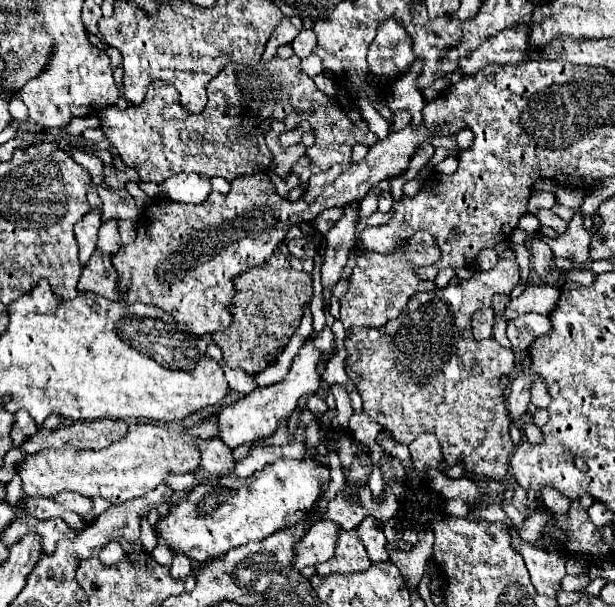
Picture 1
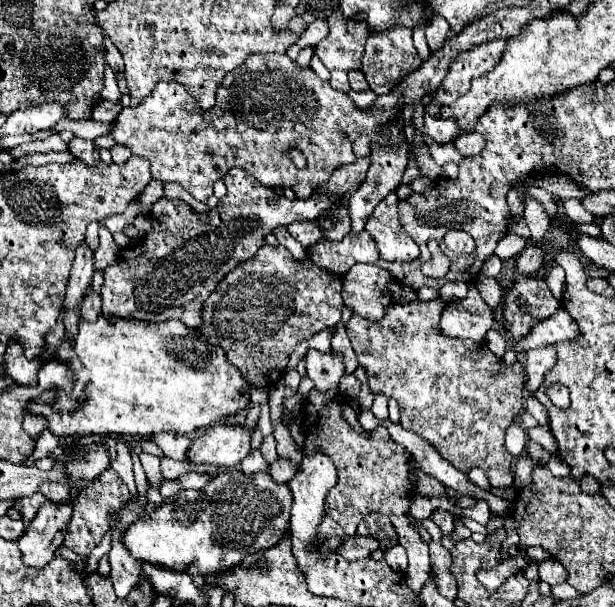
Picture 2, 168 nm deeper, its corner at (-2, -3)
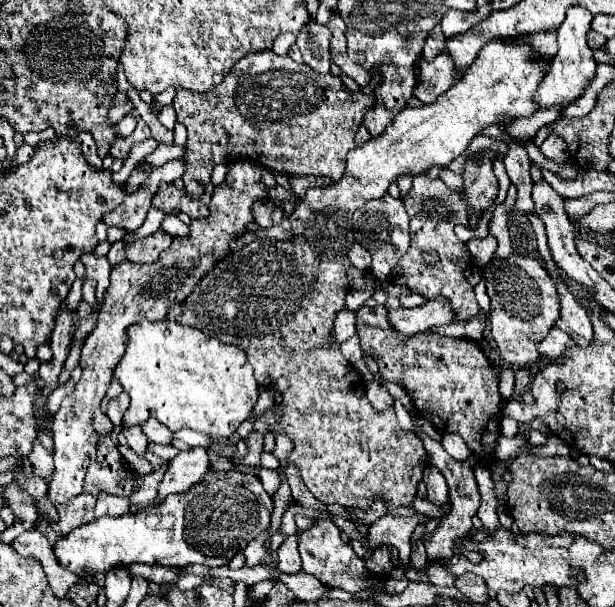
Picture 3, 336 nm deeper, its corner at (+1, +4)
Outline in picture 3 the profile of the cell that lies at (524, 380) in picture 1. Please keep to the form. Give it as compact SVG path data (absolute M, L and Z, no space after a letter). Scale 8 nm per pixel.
M553 327L549 335L537 343L537 351L541 353L541 359L557 359L563 355L563 349L569 345L575 345L573 339L565 331Z

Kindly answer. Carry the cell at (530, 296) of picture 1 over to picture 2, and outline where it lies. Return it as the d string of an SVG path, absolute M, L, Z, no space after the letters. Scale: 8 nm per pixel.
M518 274L504 292L502 326L508 332L508 342L520 342L534 324L554 316L558 308L560 302L542 276Z

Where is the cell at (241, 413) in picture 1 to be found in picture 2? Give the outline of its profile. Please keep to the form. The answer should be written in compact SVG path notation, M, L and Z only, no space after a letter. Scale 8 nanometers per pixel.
M212 426L202 436L194 438L188 450L190 464L220 464L238 466L250 454L250 430L238 426Z

